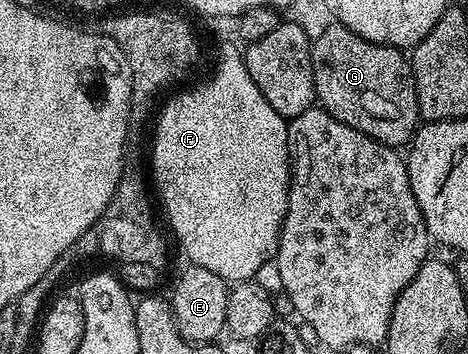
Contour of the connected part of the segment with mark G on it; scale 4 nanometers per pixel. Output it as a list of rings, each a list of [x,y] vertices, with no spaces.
[[[336,23],[323,29],[319,39],[312,39],[311,48],[313,50],[313,92],[320,108],[335,119],[347,123],[347,127],[355,127],[355,131],[384,145],[401,147],[401,144],[404,146],[412,138],[419,125],[417,88],[410,58],[402,50],[393,49],[389,45],[371,43],[355,35],[355,31],[351,31],[346,25]]]

